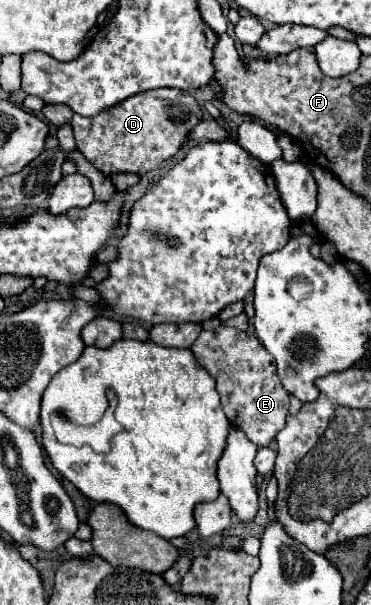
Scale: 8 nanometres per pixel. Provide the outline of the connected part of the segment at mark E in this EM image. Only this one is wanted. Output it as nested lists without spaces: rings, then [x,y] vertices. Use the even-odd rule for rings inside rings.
[[[224,325],[214,331],[202,331],[198,341],[192,345],[192,353],[196,361],[214,375],[216,391],[220,393],[222,407],[230,423],[240,427],[250,441],[266,447],[276,433],[284,429],[288,415],[288,393],[276,373],[274,357],[270,357],[254,335]]]

